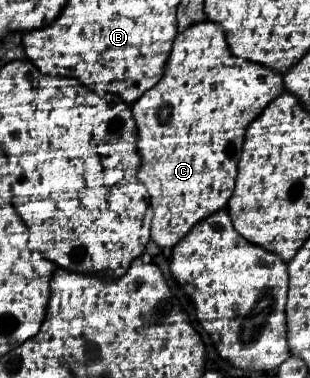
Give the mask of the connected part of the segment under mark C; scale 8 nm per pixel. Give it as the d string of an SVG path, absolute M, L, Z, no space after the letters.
M205 20L177 34L163 78L131 106L137 124L137 152L141 156L137 178L149 190L149 204L155 212L151 240L157 246L173 248L199 220L227 206L235 188L245 130L281 92L285 92L281 74L251 60L235 58L227 48L225 32L219 24Z

